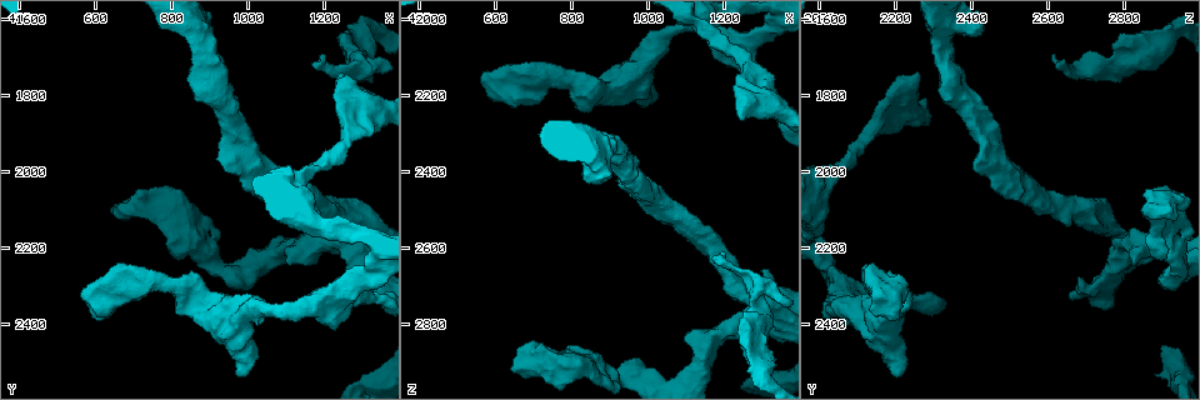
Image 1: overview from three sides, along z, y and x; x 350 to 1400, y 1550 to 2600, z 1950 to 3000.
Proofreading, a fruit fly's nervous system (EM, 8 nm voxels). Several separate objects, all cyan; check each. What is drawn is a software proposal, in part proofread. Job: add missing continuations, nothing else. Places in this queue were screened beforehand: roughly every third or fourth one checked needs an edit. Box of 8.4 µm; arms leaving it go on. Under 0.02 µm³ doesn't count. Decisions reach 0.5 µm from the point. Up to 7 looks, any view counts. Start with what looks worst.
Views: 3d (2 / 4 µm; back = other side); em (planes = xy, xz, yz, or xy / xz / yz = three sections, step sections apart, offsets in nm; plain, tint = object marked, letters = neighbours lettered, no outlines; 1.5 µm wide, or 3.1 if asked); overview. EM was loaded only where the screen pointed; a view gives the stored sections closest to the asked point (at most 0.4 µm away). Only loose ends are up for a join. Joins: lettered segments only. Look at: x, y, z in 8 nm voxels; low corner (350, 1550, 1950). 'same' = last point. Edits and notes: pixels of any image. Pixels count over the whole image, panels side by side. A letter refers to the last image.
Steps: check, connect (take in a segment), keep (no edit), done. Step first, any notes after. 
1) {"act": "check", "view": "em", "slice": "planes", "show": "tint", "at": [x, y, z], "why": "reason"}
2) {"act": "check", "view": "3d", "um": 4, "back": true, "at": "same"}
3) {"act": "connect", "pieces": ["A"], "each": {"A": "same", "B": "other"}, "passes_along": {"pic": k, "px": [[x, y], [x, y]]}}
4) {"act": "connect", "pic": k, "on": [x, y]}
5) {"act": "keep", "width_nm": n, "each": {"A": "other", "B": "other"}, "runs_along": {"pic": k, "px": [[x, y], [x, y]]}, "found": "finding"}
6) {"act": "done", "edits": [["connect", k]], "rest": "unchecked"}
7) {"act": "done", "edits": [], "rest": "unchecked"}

{"act": "check", "view": "em", "slice": "planes", "show": "letters", "at": [1315, 1765, 2750], "why": "an open end"}

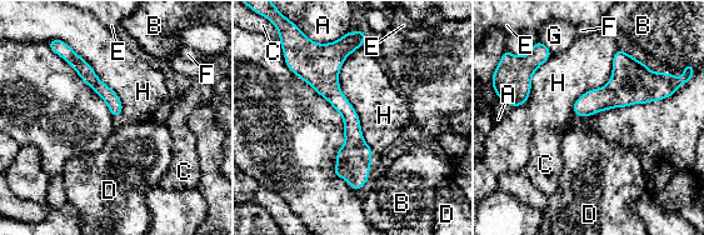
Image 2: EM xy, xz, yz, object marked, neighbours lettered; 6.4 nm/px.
{"act": "keep", "longest_contact_nm": ["H", 700], "each": {"A": "other", "B": "other", "C": "other", "D": "other", "E": "other", "F": "other", "G": "other", "H": "other"}, "found": "no lettered segment goes on from it"}

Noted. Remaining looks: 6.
{"act": "check", "view": "em", "slice": "planes", "show": "tint", "at": [1300, 2320, 2660]}

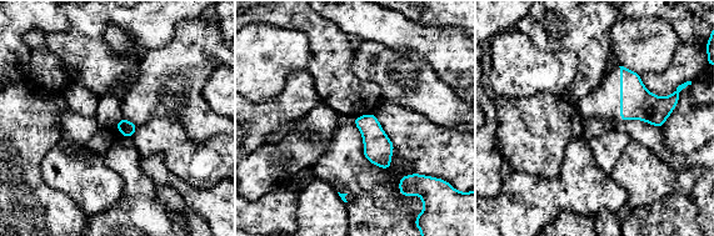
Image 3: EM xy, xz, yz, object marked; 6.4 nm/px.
{"act": "check", "view": "em", "slice": "planes", "show": "letters", "at": "same"}

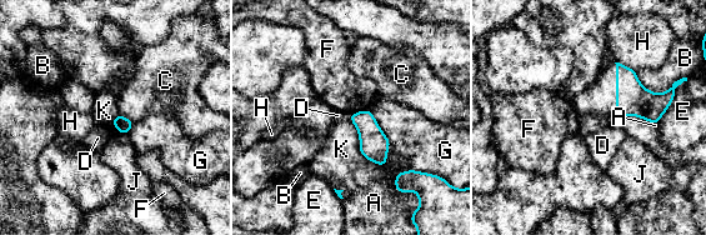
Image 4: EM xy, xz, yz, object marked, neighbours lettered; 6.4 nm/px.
{"act": "keep", "longest_contact_nm": ["G", 280], "each": {"A": "other", "B": "other", "C": "other", "D": "other", "E": "other", "F": "other", "G": "other", "H": "other", "J": "other", "K": "other"}, "border": {"pic": 4, "px": [[615, 116], [636, 115], [652, 124]]}, "found": "none of them fits"}

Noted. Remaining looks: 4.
{"act": "check", "view": "3d", "um": 2, "at": [1255, 1740, 2255], "why": "stops while still wide"}

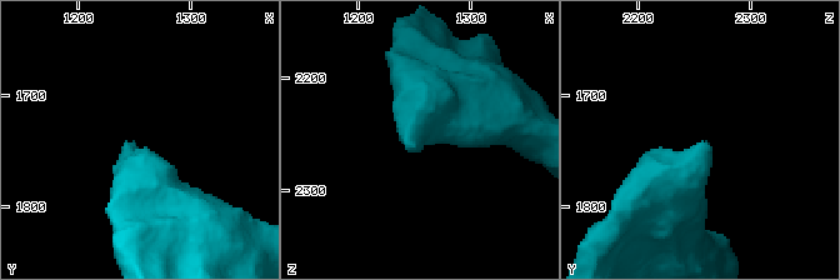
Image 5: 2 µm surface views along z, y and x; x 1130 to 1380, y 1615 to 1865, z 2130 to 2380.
{"act": "check", "view": "em", "slice": "planes", "show": "letters", "at": [1254, 1744, 2260], "why": "shape alone is not enough"}

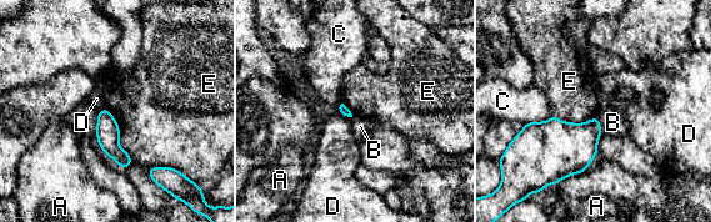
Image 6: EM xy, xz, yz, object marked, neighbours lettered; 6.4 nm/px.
{"act": "keep", "each": {"A": "other", "B": "other", "C": "other", "D": "other", "E": "other"}, "border": {"pic": 6, "px": [[104, 109], [131, 159], [124, 170]]}, "found": "no lettered segment goes on from it"}

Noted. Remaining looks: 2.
{"act": "done", "edits": [], "rest": "unchecked"}

